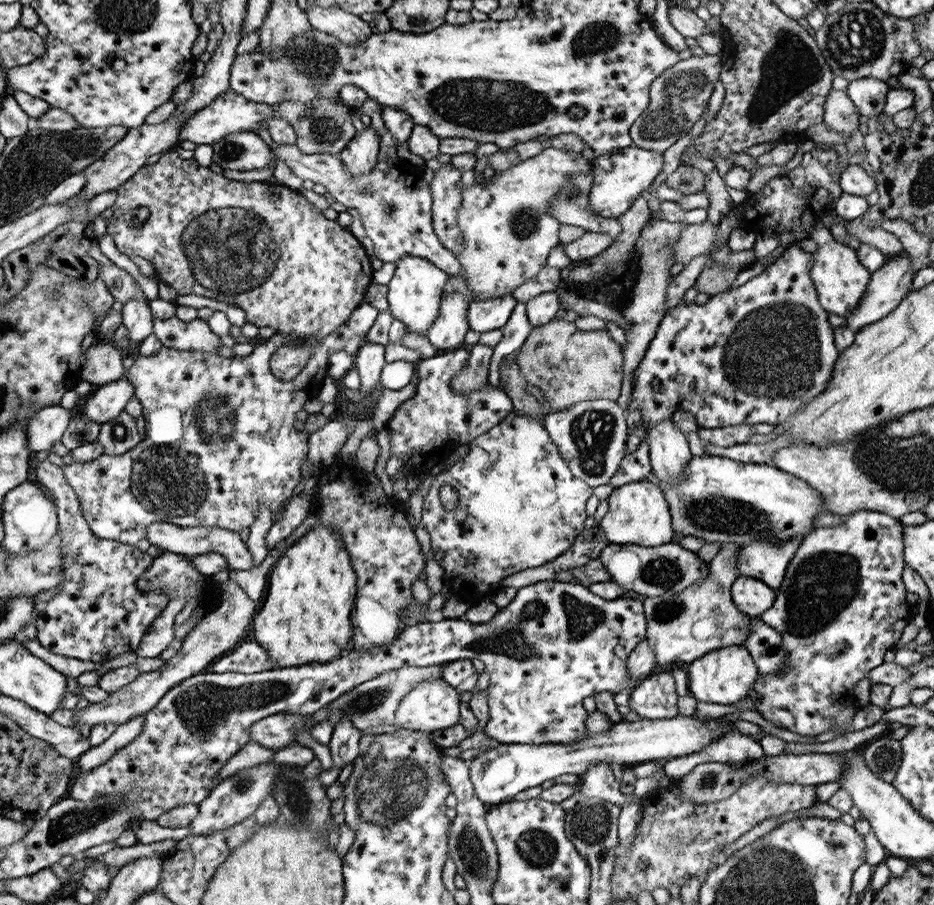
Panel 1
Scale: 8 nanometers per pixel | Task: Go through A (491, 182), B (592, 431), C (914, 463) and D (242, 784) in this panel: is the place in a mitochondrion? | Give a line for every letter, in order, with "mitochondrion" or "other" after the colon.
A: other
B: mitochondrion
C: mitochondrion
D: mitochondrion

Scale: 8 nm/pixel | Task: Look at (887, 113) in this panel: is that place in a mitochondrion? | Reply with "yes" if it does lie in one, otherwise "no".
no

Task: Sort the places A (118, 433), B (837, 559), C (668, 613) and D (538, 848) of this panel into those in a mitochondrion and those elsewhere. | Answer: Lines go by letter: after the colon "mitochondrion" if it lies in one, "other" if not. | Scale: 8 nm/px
A: mitochondrion
B: mitochondrion
C: mitochondrion
D: mitochondrion

